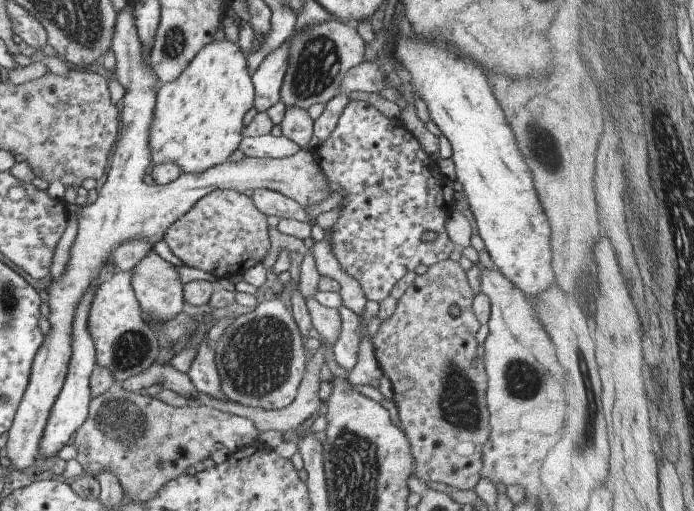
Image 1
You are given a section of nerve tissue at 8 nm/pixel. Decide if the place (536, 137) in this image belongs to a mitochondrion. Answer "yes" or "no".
yes

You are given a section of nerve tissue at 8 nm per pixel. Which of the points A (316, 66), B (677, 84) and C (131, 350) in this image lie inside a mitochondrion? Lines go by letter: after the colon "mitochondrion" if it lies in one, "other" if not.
A: mitochondrion
B: other
C: mitochondrion

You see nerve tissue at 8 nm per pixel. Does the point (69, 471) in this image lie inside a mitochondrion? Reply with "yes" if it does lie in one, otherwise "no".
no

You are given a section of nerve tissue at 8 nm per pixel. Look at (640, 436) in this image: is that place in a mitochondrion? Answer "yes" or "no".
no

